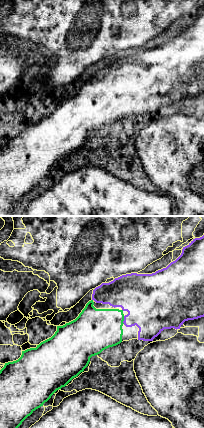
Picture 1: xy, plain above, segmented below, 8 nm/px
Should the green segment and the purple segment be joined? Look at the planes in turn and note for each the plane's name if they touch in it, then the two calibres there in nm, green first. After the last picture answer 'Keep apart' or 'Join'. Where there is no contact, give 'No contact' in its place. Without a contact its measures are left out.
Touches green in xy. Thickness 360 nm (green) against 380 nm

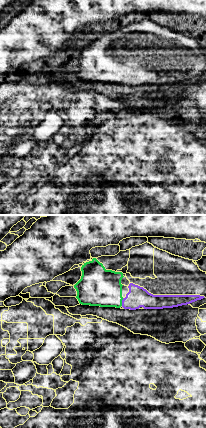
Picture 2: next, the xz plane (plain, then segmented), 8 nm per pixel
Touches green in xz. Thickness 300 nm (green) against 170 nm

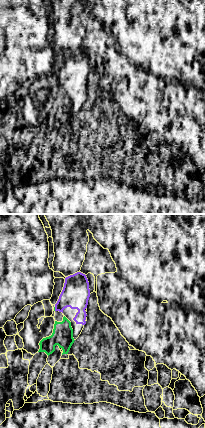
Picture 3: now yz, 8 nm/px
Touches green in yz. Thickness 20 nm (green) against 220 nm

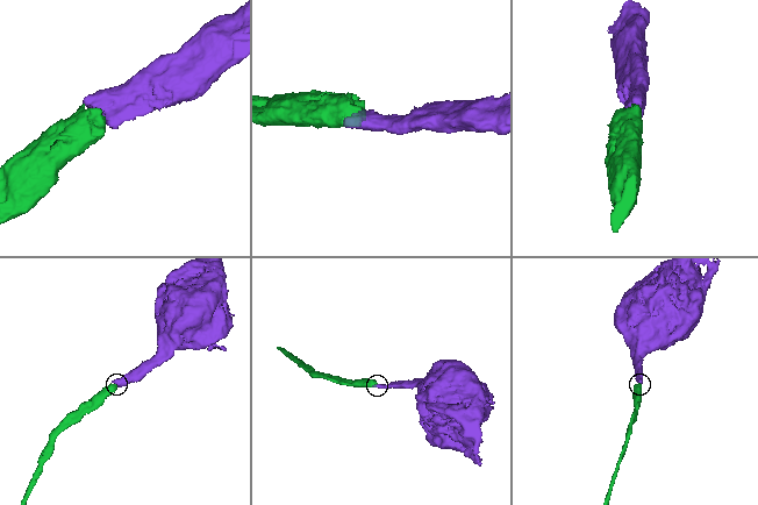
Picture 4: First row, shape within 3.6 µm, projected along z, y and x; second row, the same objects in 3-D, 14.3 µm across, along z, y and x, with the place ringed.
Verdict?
Join

